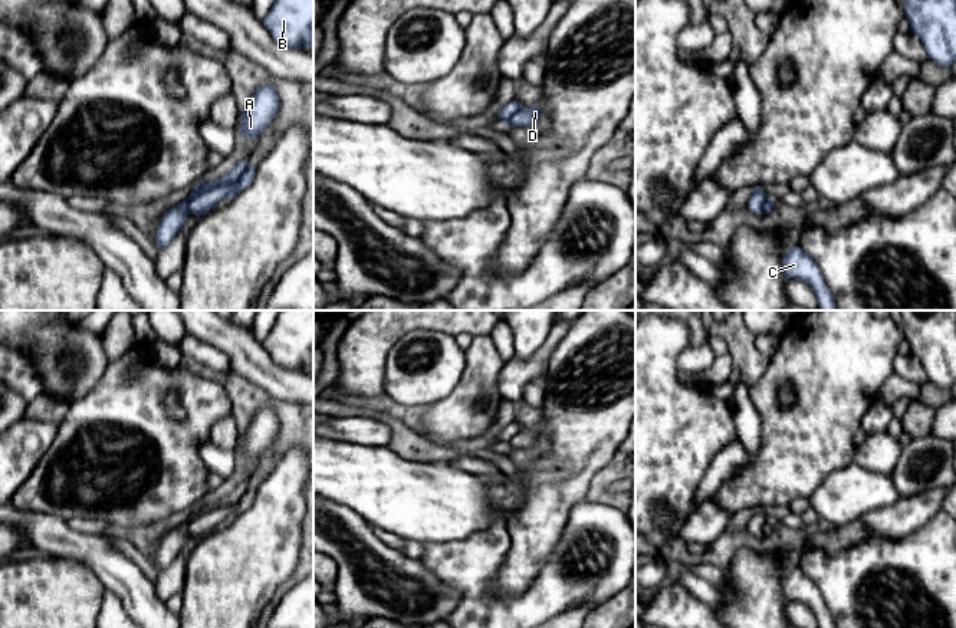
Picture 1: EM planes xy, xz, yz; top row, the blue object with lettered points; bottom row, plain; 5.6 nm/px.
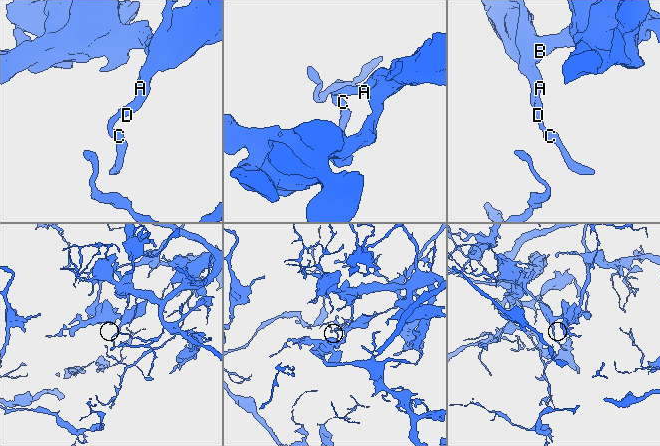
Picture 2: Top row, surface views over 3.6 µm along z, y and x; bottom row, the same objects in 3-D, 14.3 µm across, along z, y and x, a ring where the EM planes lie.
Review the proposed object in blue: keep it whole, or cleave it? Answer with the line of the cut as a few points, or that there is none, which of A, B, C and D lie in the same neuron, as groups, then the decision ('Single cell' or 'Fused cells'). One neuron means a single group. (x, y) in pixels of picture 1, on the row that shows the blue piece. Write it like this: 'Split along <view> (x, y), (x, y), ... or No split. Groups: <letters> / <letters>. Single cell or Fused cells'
Split along xy (247, 167), (235, 181), (212, 186), (194, 196), (187, 211). Groups: A B C / D. Fused cells

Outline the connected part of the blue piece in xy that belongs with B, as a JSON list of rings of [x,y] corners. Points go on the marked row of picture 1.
[[[275,0],[262,23],[286,47],[313,47],[313,0]]]

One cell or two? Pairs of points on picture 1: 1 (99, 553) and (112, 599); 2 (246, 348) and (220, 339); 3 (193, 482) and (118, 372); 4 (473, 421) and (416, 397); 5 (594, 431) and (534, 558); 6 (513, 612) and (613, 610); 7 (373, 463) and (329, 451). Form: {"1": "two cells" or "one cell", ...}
{"1": "two cells", "2": "one cell", "3": "one cell", "4": "two cells", "5": "one cell", "6": "two cells", "7": "one cell"}

